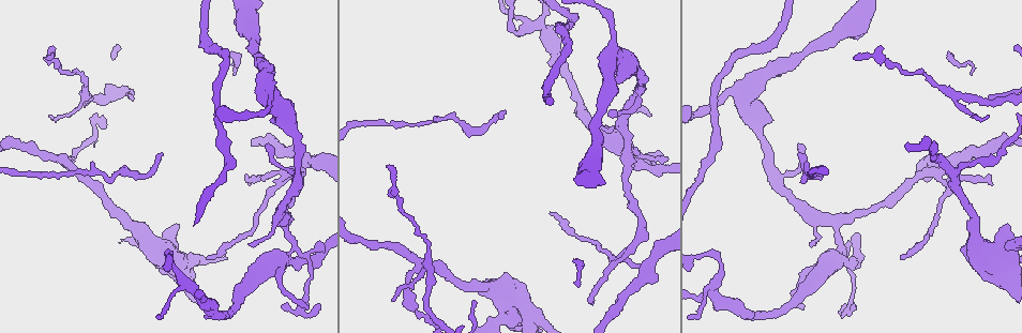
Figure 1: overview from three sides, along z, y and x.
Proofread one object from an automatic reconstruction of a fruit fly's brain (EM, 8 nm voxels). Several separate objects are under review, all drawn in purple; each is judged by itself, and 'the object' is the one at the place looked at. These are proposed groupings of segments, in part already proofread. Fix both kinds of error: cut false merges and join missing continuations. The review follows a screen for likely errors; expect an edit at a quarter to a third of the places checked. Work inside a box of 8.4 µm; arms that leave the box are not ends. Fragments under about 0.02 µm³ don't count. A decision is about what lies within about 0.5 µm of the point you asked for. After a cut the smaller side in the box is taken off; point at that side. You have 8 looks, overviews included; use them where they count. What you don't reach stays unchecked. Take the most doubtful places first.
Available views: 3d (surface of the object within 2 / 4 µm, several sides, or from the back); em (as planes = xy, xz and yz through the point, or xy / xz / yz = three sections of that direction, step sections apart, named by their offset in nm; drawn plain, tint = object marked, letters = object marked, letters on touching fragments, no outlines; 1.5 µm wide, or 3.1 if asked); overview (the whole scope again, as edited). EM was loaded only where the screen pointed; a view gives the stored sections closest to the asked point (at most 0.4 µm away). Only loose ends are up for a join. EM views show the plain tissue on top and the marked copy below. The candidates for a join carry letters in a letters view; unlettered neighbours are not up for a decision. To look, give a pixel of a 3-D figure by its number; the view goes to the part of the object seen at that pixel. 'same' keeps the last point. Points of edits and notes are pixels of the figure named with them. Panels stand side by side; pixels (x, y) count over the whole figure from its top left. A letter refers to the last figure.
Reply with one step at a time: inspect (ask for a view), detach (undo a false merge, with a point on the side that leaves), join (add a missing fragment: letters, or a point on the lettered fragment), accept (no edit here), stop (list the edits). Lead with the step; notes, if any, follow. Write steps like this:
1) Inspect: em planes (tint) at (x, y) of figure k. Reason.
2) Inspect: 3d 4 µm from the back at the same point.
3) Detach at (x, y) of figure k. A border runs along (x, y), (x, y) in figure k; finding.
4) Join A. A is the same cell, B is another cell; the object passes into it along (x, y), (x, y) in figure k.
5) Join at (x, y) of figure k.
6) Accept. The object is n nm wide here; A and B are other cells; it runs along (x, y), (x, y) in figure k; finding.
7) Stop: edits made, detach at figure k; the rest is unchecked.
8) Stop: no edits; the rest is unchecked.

Inspect: 3d 2 µm from the back at (852, 304) of figure 1.

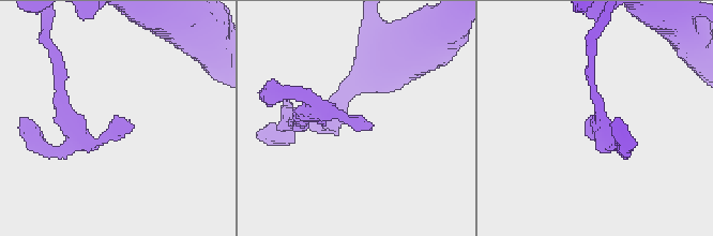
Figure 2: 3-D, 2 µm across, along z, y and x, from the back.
Inspect: em xz step 8 (letters) at (364, 126) of figure 2. Now the EM.

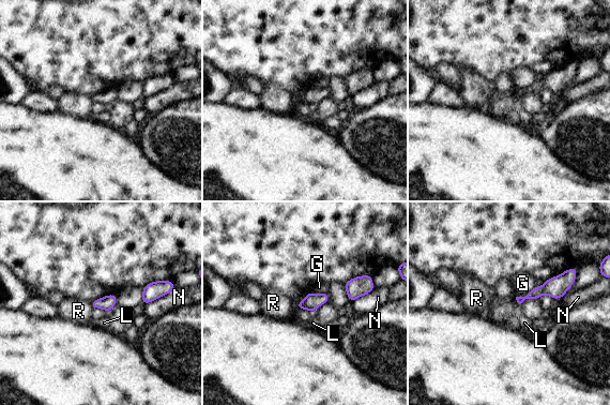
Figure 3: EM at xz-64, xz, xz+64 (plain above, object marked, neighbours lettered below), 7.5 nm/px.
Inspect: em planes (letters) at the same point.

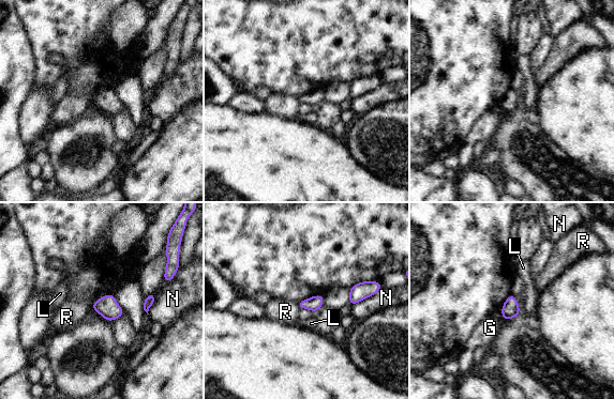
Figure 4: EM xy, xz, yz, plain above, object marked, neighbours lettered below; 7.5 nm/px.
Accept. The object is 110 nm wide here; G, L, N and R are other cells; a border runs along (297, 304), (299, 308) in figure 4; no lettered fragment goes on from it.

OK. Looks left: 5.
Inspect: 3d 4 µm at (589, 302) of figure 1. An open end.

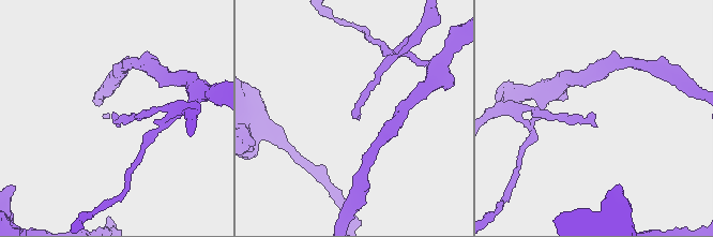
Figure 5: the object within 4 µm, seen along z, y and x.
Inspect: em planes (letters) at (355, 114) of figure 5.

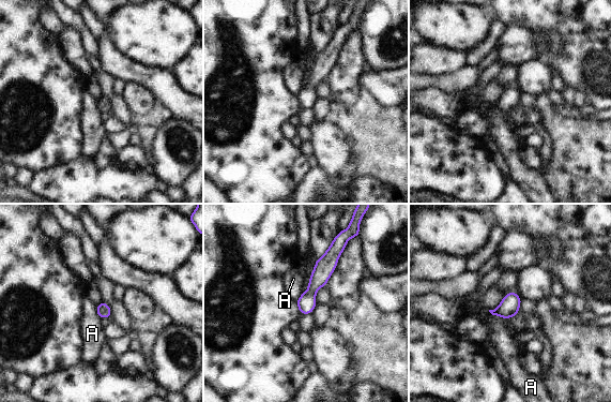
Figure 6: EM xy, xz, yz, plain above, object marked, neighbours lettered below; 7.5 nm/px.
Accept. A is another cell; a border runs along (488, 310), (492, 314), (504, 318) in figure 6; no lettered fragment goes on from it.

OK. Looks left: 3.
Inspect: 3d 2 µm at (626, 197) of figure 1. A narrow waist.

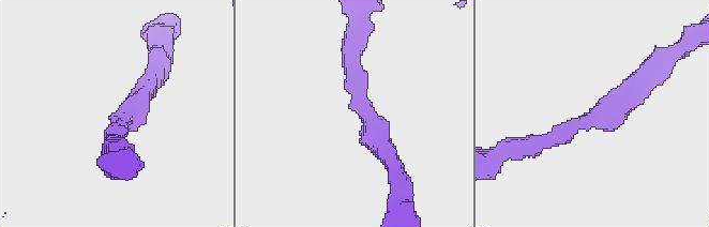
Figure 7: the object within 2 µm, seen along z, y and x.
Inspect: em planes (letters) at (359, 110) of figure 7. The arms are 190, 200 nm wide.

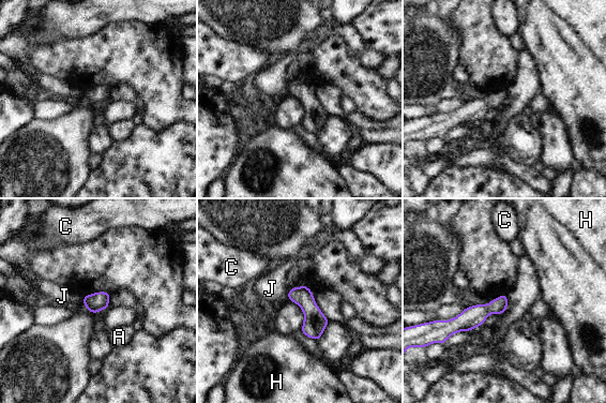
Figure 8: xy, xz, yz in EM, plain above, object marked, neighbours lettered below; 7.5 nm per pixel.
Accept. The object is 120 nm wide here; the longest contact is with J, 60 nm; A, C, H and J are other cells; continuous, no second neuron.

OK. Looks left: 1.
Stop: no edits; the rest is unchecked.

